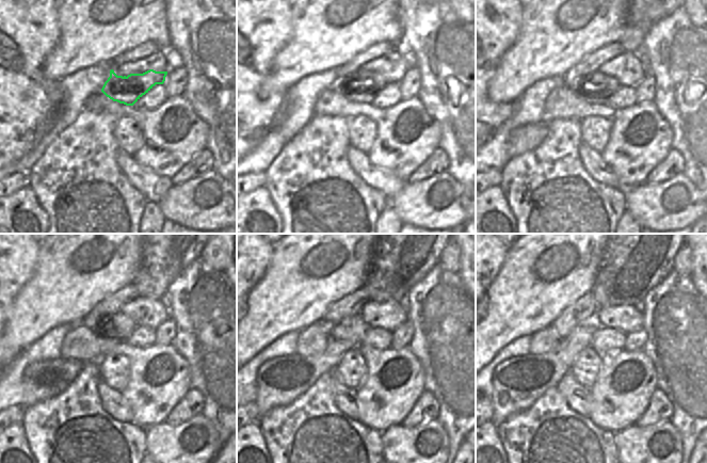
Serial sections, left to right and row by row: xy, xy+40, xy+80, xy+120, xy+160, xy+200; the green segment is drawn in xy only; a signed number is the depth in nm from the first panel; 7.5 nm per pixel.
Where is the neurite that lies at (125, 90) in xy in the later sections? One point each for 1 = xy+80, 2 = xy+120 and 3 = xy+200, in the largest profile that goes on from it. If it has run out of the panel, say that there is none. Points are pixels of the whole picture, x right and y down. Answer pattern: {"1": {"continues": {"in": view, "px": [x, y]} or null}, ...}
{"1": {"continues": {"in": "xy+80", "px": [597, 88]}}, "2": {"continues": {"in": "xy+120", "px": [118, 326]}}, "3": {"continues": {"in": "xy+200", "px": [517, 383]}}}

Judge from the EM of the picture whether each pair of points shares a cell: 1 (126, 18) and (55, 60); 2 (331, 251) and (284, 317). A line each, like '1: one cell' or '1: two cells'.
1: one cell
2: one cell

